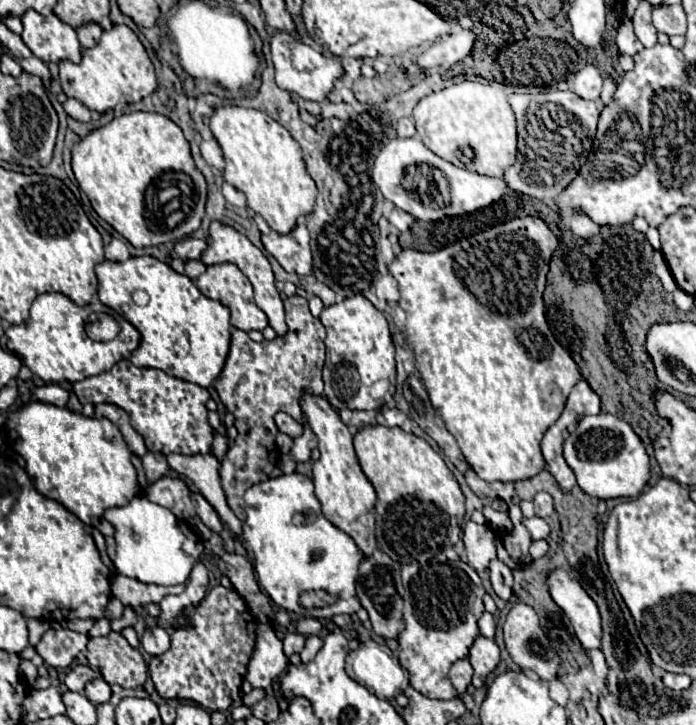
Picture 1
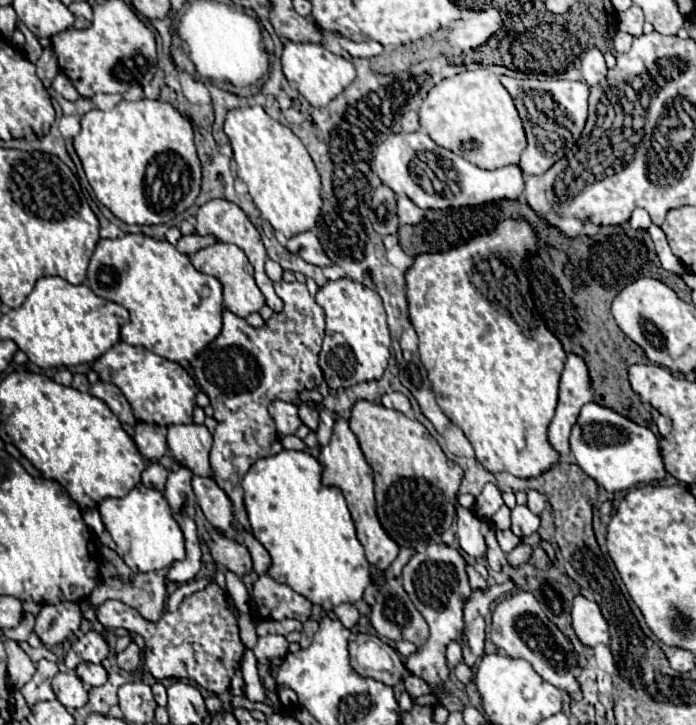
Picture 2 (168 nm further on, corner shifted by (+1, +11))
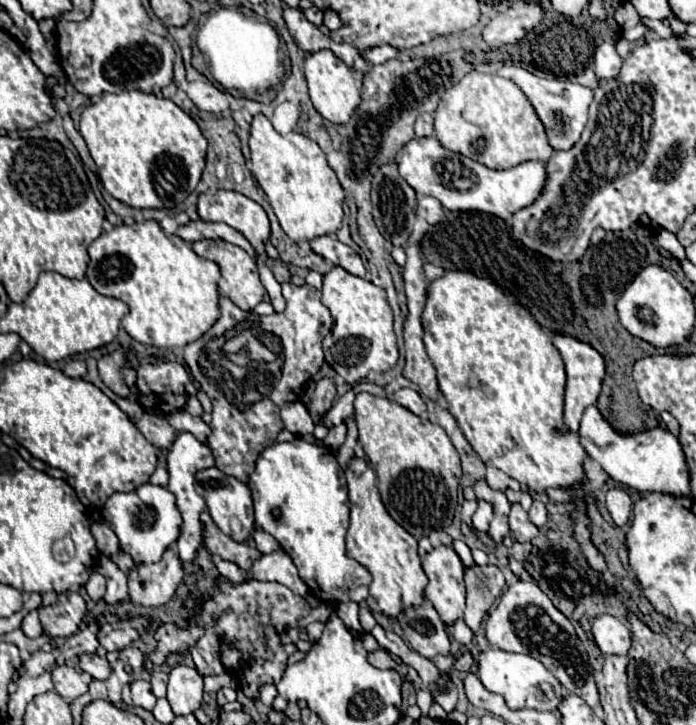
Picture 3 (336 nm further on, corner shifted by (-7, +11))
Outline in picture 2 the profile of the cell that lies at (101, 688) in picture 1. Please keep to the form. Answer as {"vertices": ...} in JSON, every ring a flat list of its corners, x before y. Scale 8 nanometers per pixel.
{"vertices":[[80,664,76,668,76,674,88,686,102,686,108,680,108,674,102,664]]}

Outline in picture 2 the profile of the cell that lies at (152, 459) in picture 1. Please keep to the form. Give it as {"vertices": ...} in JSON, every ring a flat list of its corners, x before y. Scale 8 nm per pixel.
{"vertices":[[138,422,134,426,134,430,136,430,134,442,136,442,140,454,146,460,160,460,166,454,166,450,168,450,168,446,166,446,166,428,156,426,156,424]]}

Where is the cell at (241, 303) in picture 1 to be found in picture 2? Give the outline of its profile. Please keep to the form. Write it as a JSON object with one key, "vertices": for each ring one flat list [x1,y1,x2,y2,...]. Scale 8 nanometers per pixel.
{"vertices":[[216,242,216,244,212,244,208,248,202,248,196,254,192,254,190,260,192,260,196,270,200,270,204,274,210,274,210,276,214,276,222,282,222,286,224,286,224,308,228,308,230,312,234,312,240,318,246,318,252,312,260,312,260,308,264,306,264,296,254,282,252,264,248,262,246,254,236,244]]}

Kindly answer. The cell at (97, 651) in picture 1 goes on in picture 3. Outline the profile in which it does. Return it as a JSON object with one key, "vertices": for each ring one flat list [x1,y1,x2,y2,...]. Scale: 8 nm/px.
{"vertices":[[124,648,120,650,120,660,128,666,132,666,134,672,142,670,142,660,144,660,144,654,138,650,138,648]]}

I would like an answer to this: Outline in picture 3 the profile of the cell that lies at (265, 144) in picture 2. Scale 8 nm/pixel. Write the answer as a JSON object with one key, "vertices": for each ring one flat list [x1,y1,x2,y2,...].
{"vertices":[[258,114,250,128,250,150,252,174,266,192,282,230,292,242,310,242,318,236,334,234,342,226,344,192,334,170,328,166,324,152,314,140,298,132,280,136,268,118]]}

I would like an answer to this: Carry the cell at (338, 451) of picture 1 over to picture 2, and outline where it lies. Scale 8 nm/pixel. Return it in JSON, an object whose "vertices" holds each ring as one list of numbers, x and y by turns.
{"vertices":[[336,418,334,420,334,428,332,428,332,438,330,444,324,446,320,450,318,462,322,464,322,482,326,486,334,486,340,488,348,510,352,514,352,520,356,524,356,532,358,532,358,540,362,542,364,550,366,550,366,558,370,564,382,568,382,566,390,566,394,562,394,558,398,556,398,544,394,540,388,538,388,534,382,530,378,516,376,516,376,502,374,502,374,474,372,468,368,466,360,444,354,436,354,432,348,426,348,420,344,418]]}

